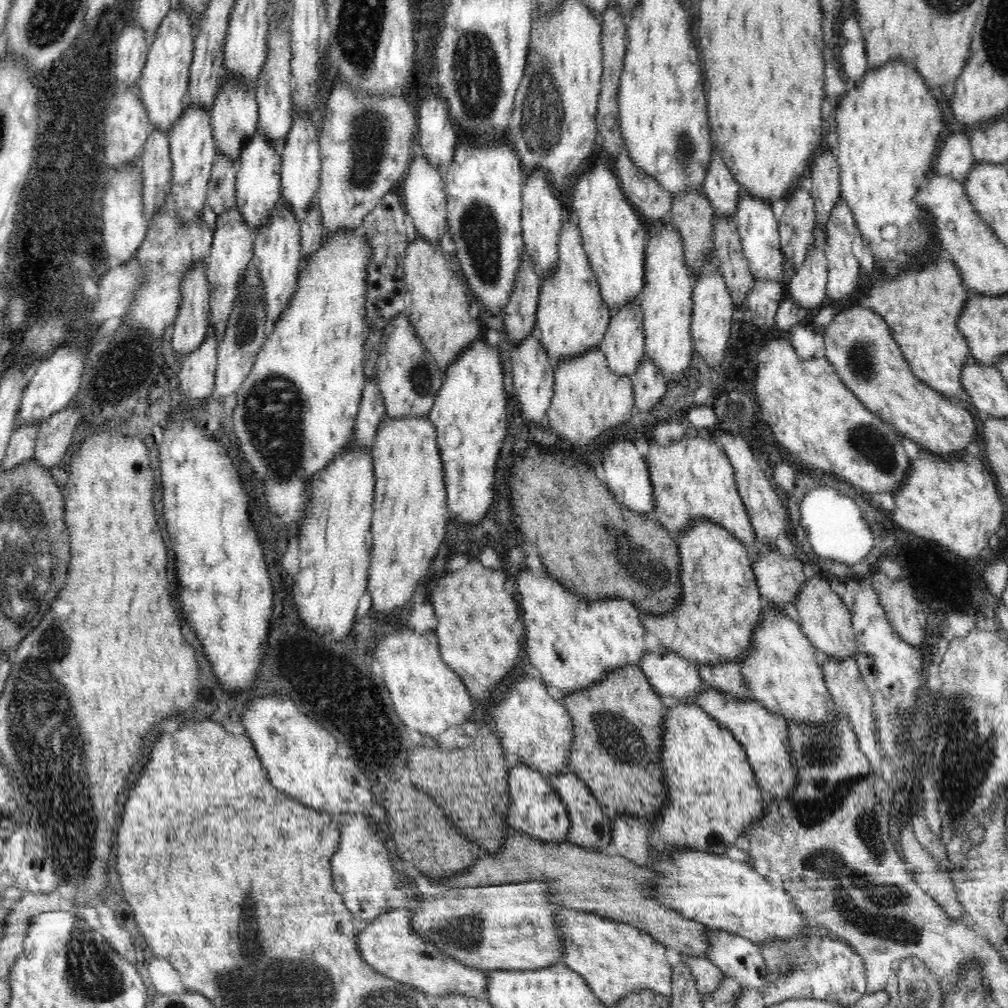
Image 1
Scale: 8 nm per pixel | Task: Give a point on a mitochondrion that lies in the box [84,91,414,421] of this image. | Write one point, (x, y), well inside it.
(369, 131)

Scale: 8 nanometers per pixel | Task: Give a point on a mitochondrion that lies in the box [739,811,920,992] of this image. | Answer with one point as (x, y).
(788, 967)

